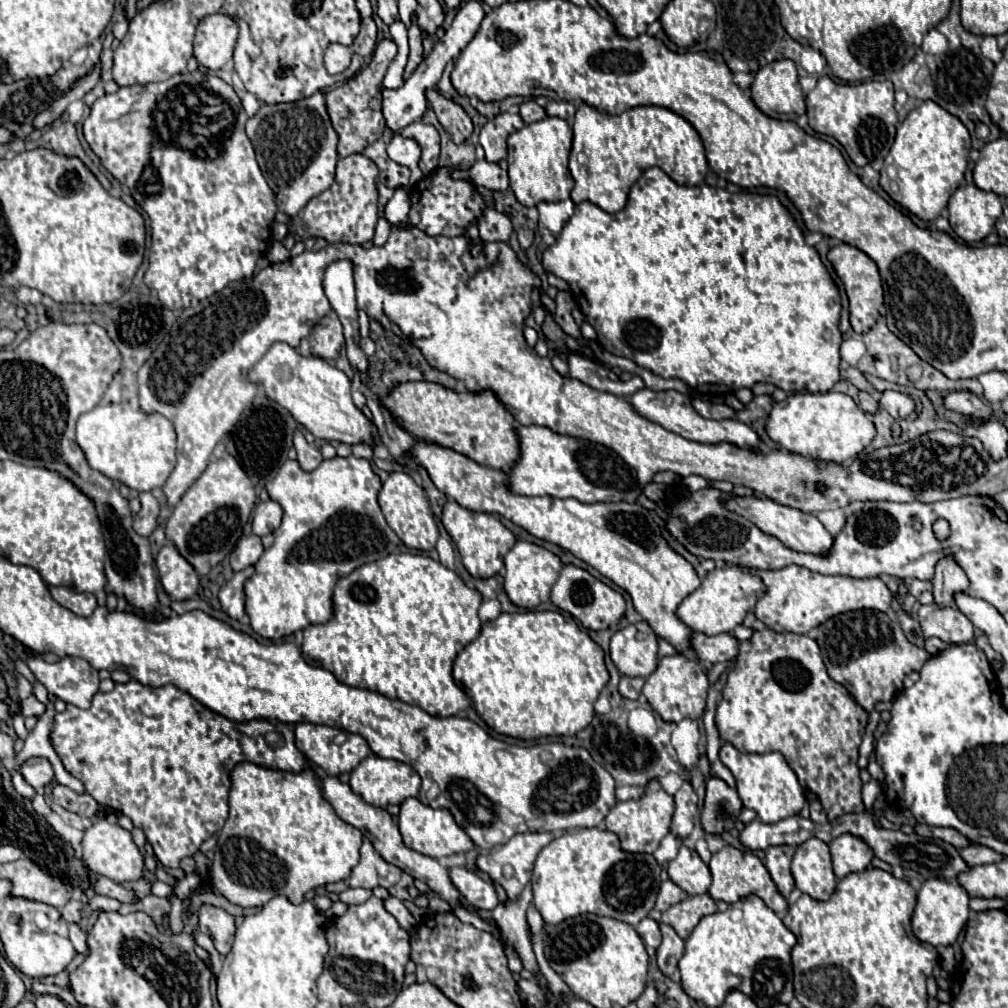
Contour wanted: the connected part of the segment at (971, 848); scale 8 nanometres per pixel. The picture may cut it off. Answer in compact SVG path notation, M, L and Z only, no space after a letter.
M968 845L964 849L960 849L960 857L970 865L984 865L984 863L996 863L1000 859L1004 859L1002 855L998 855L996 851L988 849L988 847L982 847L982 845Z

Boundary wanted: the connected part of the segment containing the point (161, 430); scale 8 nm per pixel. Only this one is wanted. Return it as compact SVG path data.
M128 403L98 405L80 415L76 425L76 441L92 469L136 491L152 491L154 487L162 487L176 465L176 433L172 423L158 413L146 415L142 411L134 411Z

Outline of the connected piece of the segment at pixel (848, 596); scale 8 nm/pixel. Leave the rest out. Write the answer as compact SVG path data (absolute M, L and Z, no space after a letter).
M788 565L778 570L755 570L754 575L766 585L766 593L758 599L754 615L774 631L792 631L808 633L812 627L818 627L826 619L854 609L876 609L886 611L892 603L892 593L878 579L852 579L852 577L826 577L808 571L800 565Z

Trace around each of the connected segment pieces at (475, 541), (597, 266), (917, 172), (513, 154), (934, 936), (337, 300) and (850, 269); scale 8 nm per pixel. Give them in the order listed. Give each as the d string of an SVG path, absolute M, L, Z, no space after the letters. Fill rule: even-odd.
M448 501L444 505L442 523L458 547L458 553L462 557L462 565L466 567L466 571L474 579L488 579L488 577L494 577L502 571L504 555L514 547L516 537L494 515L476 513L476 511L460 507L456 501Z
M650 167L642 173L642 177L632 185L628 203L618 213L604 213L590 201L582 201L576 205L572 219L558 233L556 243L550 245L542 255L542 267L546 273L554 273L570 285L570 293L578 307L582 309L586 321L596 329L598 343L612 355L622 355L632 359L638 367L652 371L664 379L680 379L692 391L714 397L714 395L730 395L742 387L754 387L756 383L772 383L786 393L790 391L806 391L806 393L826 393L840 381L840 343L842 333L838 329L840 323L840 297L836 285L832 283L820 255L814 247L804 243L802 231L796 227L790 213L782 207L782 203L772 195L756 195L756 193L728 193L726 189L710 187L710 185L678 185L674 183L662 169Z
M924 101L920 107L910 111L904 123L900 123L896 141L880 171L880 187L918 219L934 221L948 205L950 195L964 181L968 151L970 133L962 125L962 121L944 111L940 105ZM890 167L894 169L892 175L888 175Z
M546 117L542 121L524 125L508 137L508 175L510 189L524 207L540 201L562 201L570 197L572 175L568 171L568 155L572 147L572 129L564 119Z
M928 879L922 889L918 891L918 901L916 901L916 909L912 915L912 933L916 935L916 939L930 943L934 947L938 945L952 945L962 927L968 921L968 893L964 891L964 887L960 887L954 881L940 881L940 879Z
M340 259L340 261L328 265L328 269L324 273L324 293L344 327L348 359L350 359L352 367L362 373L362 381L366 383L368 357L358 347L358 339L360 339L358 309L356 309L356 299L354 299L354 279L352 279L350 259Z
M840 243L836 247L832 247L828 251L828 261L832 263L836 275L842 279L846 295L848 295L848 303L850 303L850 325L856 333L866 333L878 319L878 307L882 305L882 283L880 283L880 275L878 275L878 267L876 263L862 253L860 249Z

